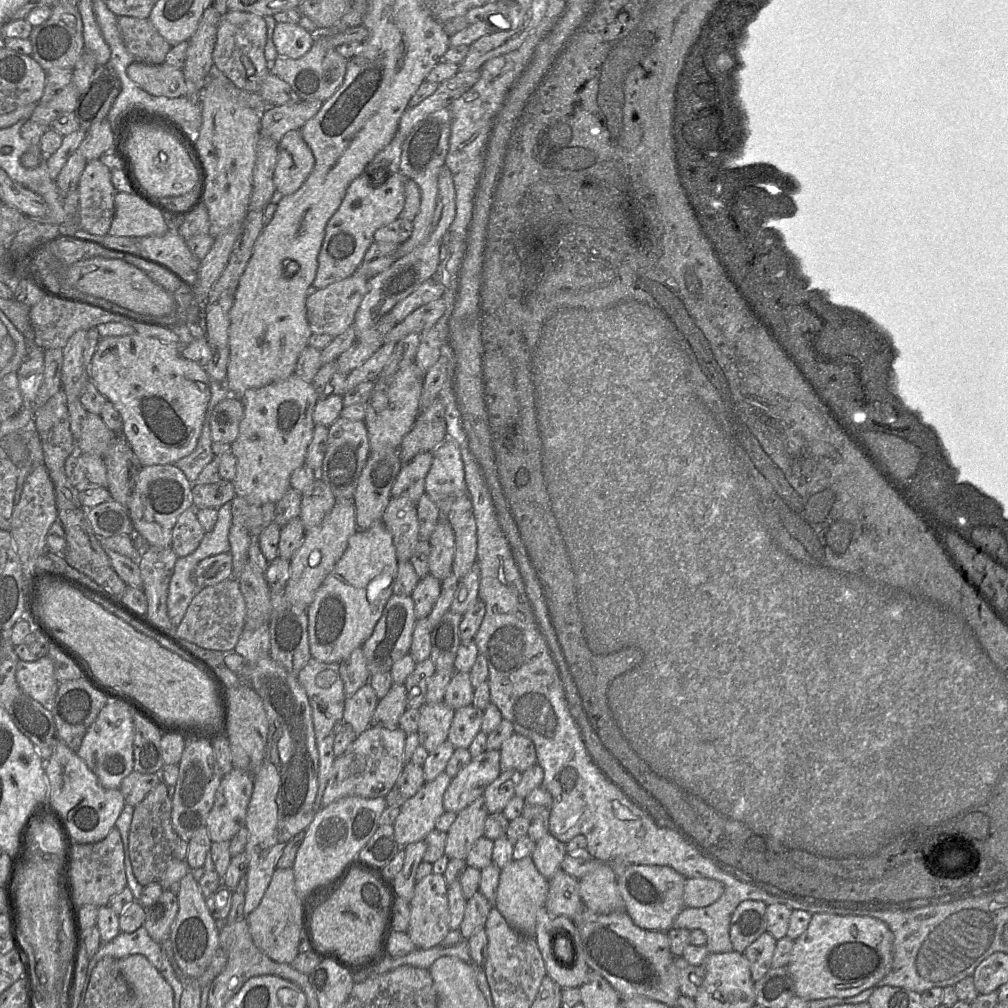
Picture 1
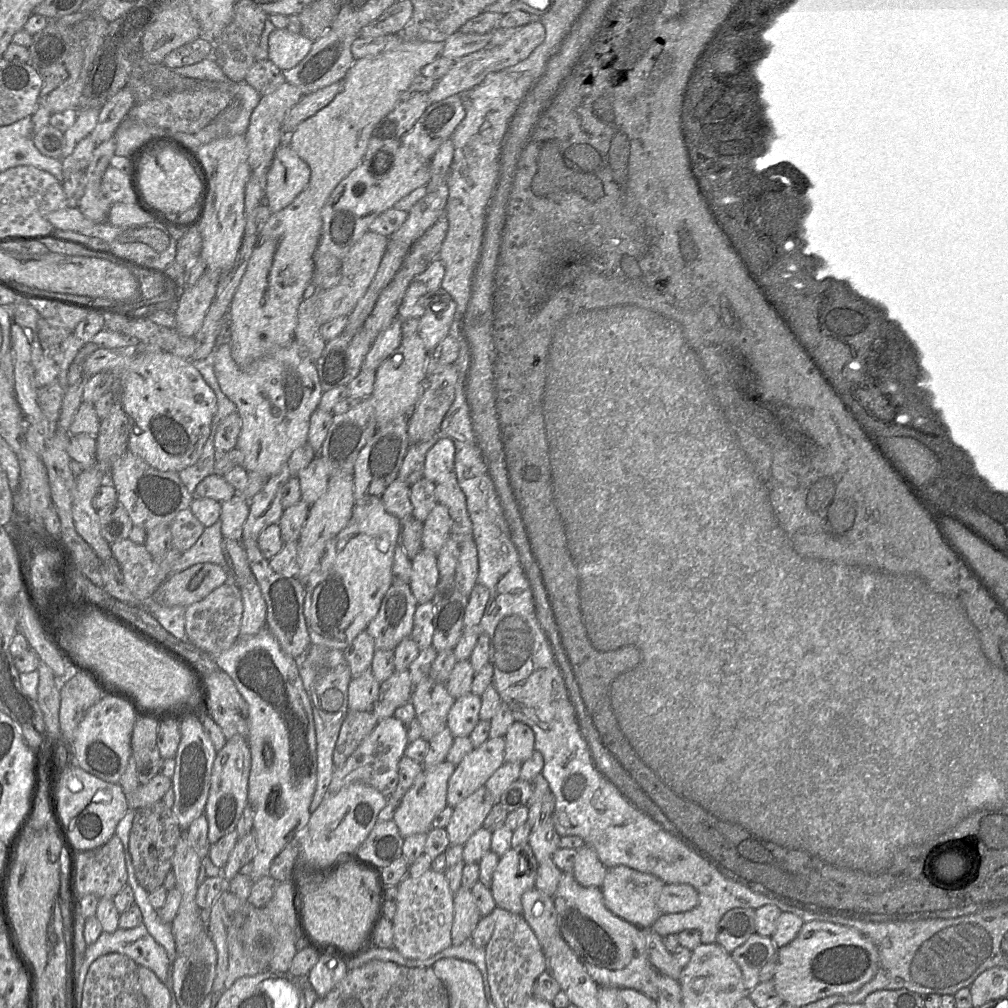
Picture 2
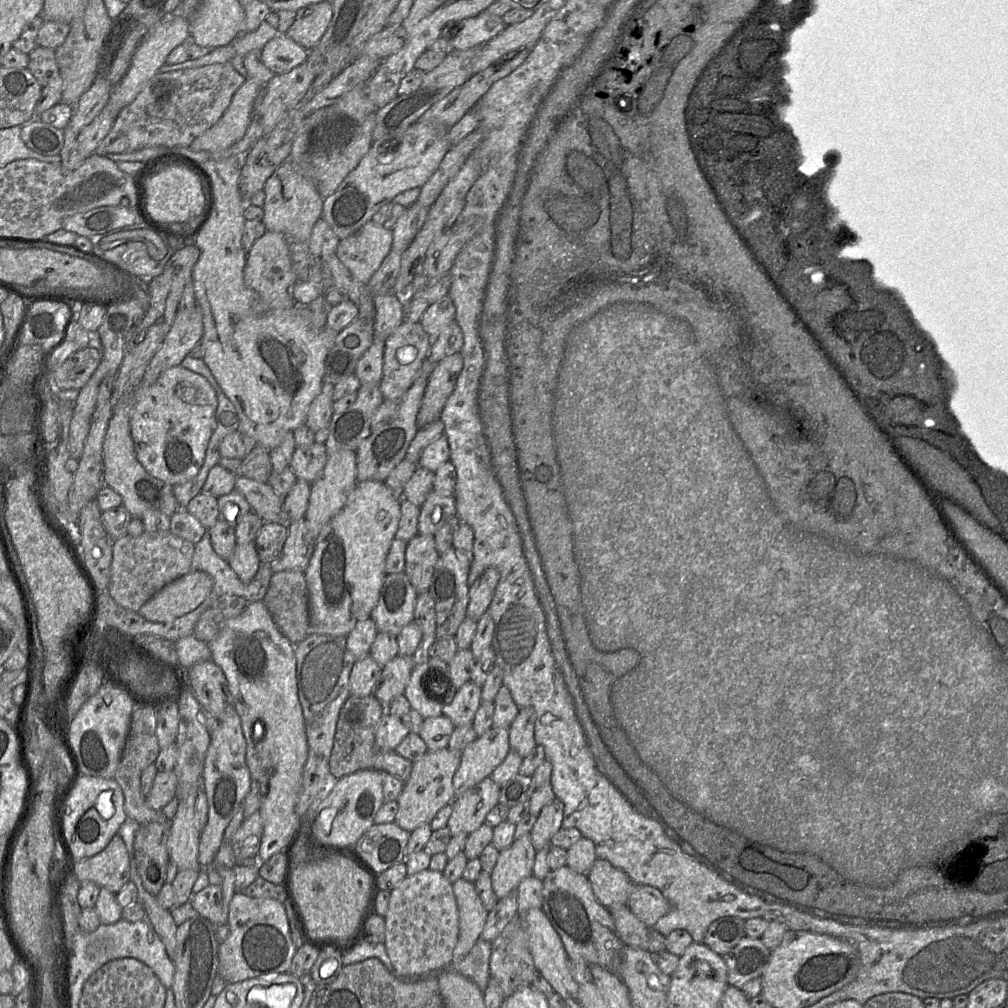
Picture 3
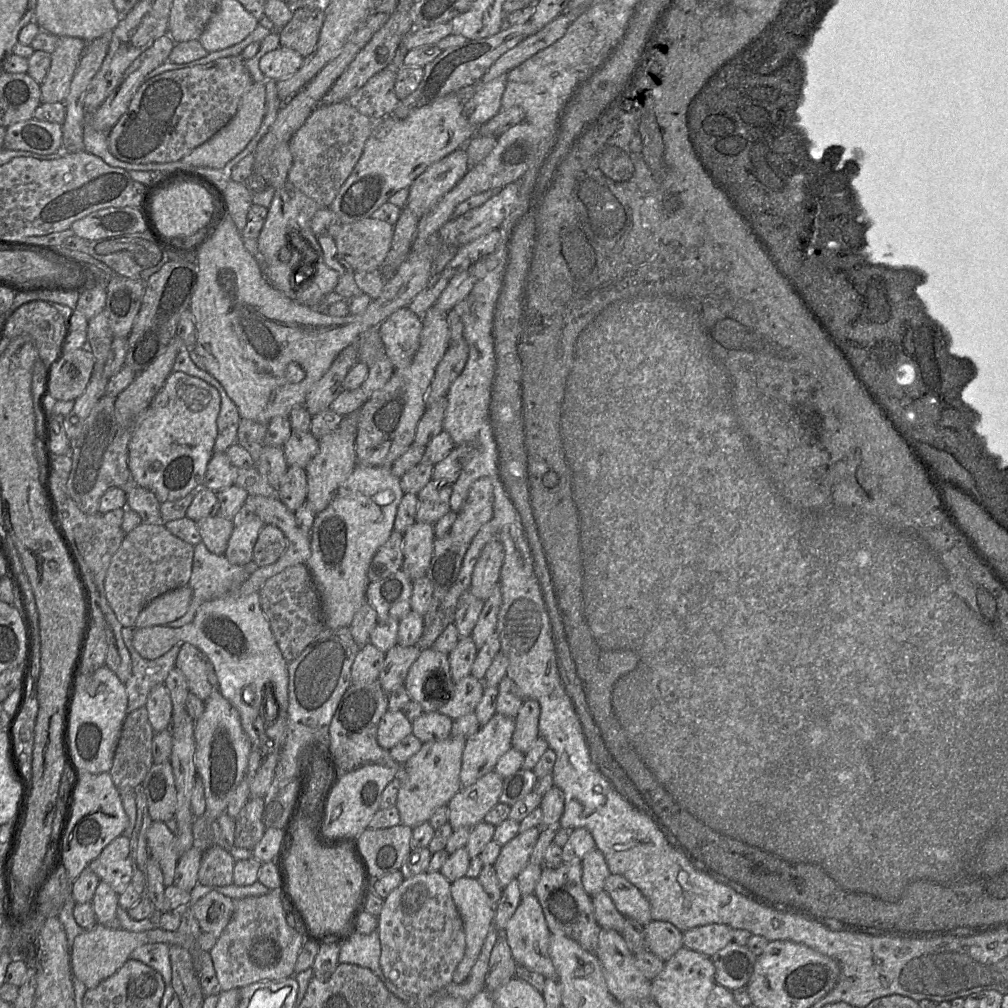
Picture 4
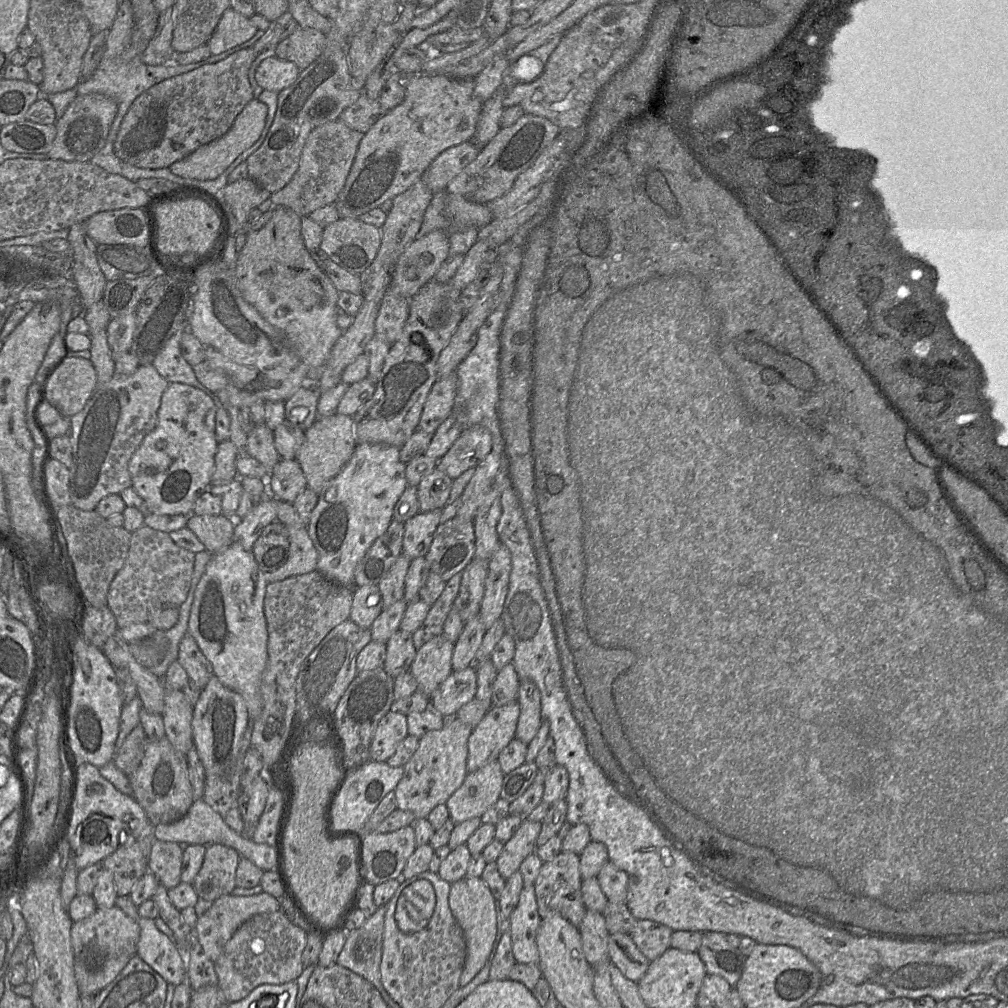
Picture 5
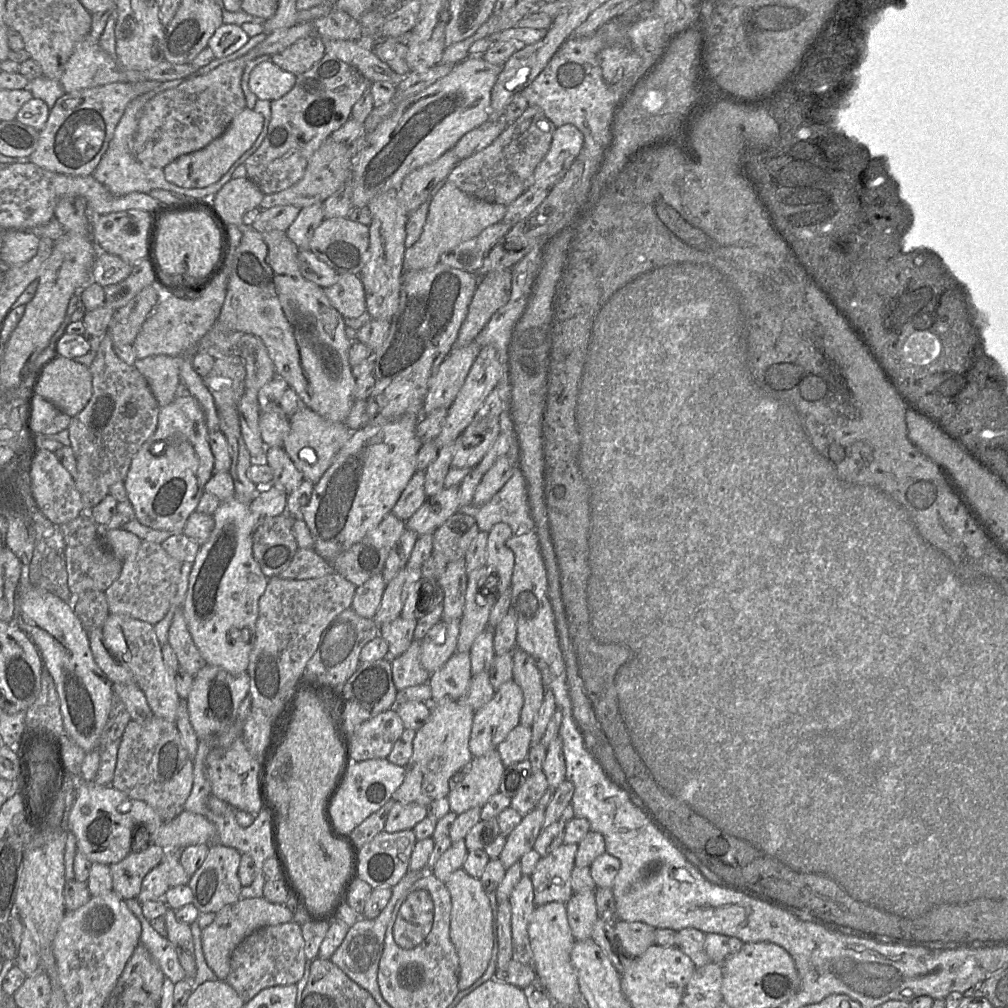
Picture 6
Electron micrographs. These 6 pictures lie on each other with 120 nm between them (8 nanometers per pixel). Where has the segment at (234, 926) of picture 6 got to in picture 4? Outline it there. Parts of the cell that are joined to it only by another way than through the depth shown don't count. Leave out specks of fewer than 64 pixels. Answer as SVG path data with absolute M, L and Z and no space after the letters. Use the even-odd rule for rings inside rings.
M212 890L192 906L192 912L202 932L211 933L219 938L230 922L234 908L234 899Z

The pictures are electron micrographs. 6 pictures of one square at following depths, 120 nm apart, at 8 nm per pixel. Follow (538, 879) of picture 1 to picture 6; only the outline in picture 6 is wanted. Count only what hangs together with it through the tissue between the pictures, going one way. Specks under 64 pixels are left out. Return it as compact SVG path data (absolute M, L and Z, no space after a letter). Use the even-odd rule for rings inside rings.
M536 807L523 816L520 824L507 836L506 844L500 854L505 869L510 868L530 850L543 830L545 809Z

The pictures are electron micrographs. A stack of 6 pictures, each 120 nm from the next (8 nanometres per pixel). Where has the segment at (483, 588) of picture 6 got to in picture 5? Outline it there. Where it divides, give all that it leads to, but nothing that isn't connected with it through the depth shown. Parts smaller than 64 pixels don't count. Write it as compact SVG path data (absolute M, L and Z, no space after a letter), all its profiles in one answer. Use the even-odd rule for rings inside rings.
M479 616L467 621L454 644L452 670L460 671L474 664L476 653L481 646L486 627Z

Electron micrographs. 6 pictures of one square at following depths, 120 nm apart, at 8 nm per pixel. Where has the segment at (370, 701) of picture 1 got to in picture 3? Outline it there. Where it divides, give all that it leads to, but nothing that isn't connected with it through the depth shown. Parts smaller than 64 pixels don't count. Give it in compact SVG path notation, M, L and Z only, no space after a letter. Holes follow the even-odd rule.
M370 654L356 660L350 672L350 694L356 697L374 694L381 671L382 667Z

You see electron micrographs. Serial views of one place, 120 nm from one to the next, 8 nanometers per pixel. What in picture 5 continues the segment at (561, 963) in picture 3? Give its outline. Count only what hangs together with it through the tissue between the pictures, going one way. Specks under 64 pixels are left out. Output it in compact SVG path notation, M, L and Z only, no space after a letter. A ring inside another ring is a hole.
M534 885L524 886L517 906L507 920L516 963L537 964L537 933L541 924Z

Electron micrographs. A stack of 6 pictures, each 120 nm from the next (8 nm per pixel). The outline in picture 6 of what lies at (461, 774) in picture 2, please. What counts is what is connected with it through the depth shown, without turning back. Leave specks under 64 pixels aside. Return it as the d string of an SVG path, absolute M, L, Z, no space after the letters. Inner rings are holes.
M512 679L495 691L493 698L474 713L469 749L474 758L497 749L520 724L524 696Z

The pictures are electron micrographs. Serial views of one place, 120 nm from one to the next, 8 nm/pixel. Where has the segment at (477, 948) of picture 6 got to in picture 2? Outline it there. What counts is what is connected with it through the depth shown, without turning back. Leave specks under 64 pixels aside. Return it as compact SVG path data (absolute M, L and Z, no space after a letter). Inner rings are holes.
M461 886L454 894L452 945L458 946L468 938L471 938L481 918L482 915L475 903L471 890Z

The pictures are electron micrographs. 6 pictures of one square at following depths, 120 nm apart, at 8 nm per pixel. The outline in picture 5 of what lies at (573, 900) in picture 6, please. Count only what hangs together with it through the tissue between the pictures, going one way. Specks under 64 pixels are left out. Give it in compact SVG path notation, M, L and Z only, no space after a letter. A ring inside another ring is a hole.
M587 910L578 927L583 951L592 966L609 963L609 931L603 913Z

